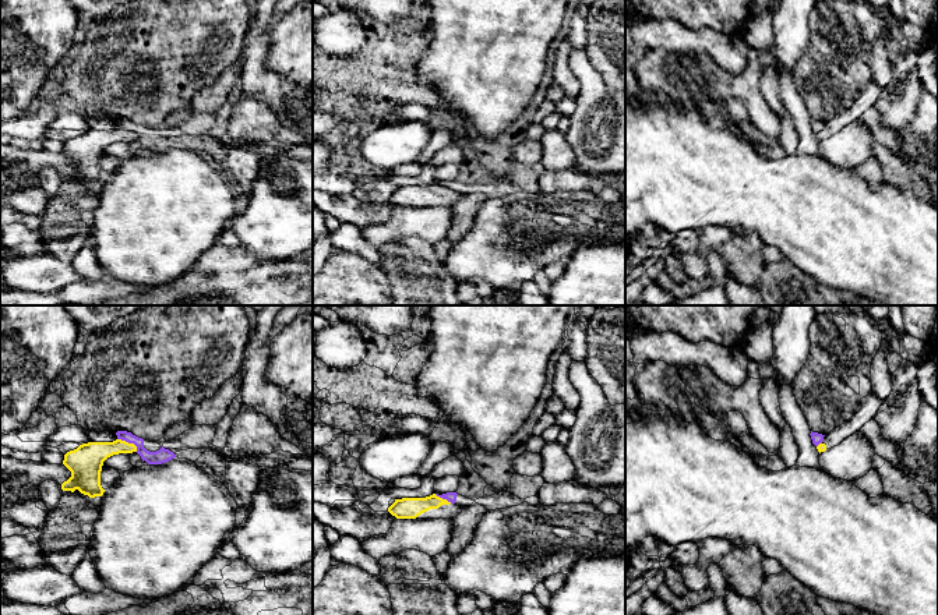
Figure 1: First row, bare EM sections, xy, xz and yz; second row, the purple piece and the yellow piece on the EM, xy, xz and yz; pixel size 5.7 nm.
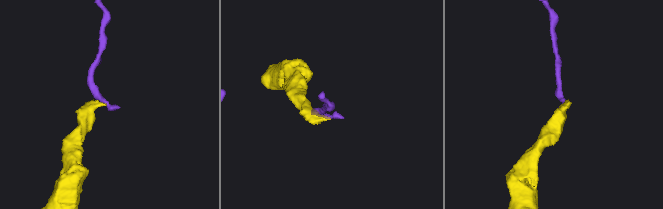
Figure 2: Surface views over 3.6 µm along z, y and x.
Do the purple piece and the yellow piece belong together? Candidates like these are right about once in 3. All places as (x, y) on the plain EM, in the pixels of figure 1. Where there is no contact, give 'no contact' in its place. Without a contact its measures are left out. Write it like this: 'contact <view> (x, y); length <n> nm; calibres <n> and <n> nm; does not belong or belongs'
contact xy (129, 130); length 140 nm; calibres 80 and 180 nm; does not belong

